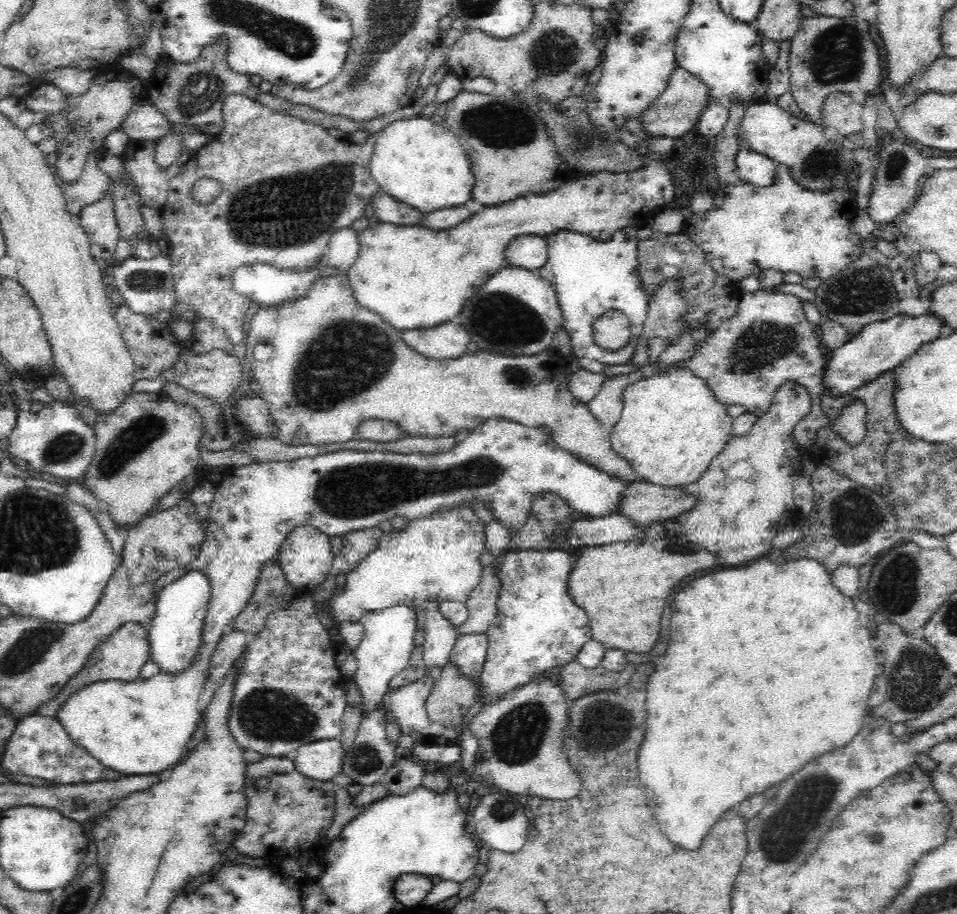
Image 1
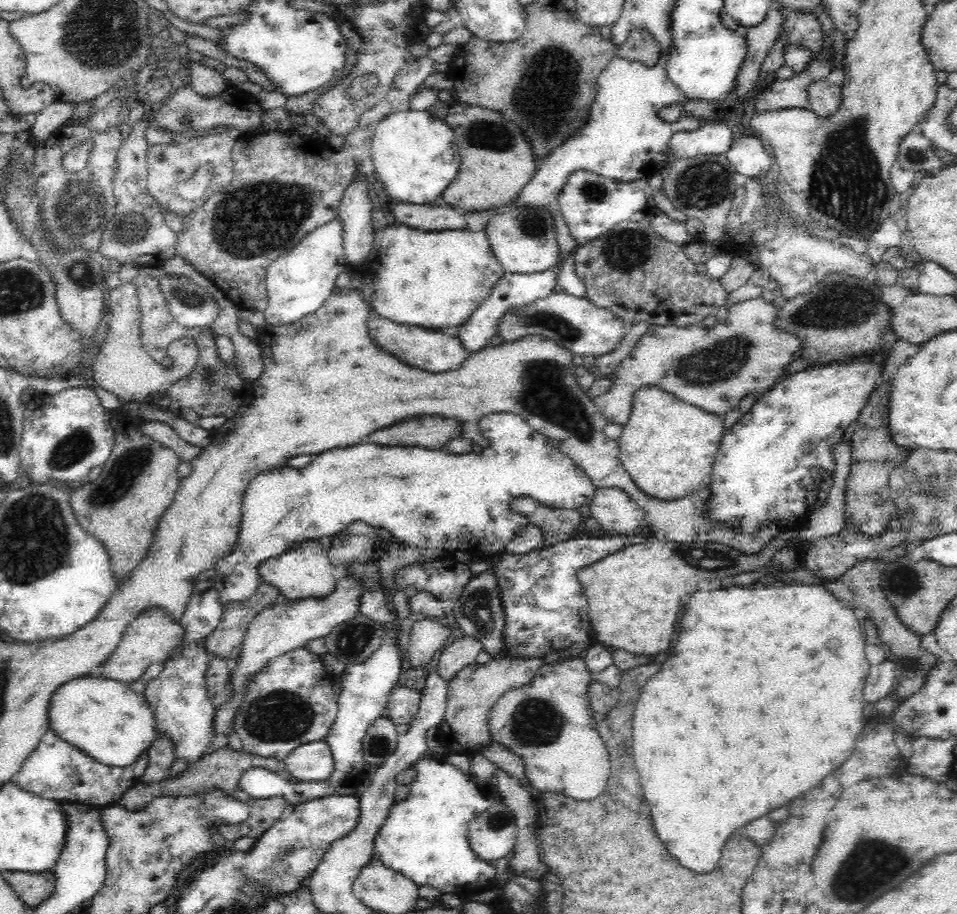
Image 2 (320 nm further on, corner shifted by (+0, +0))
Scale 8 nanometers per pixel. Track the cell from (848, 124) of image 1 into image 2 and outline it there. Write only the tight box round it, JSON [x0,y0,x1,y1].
[807,79,842,119]

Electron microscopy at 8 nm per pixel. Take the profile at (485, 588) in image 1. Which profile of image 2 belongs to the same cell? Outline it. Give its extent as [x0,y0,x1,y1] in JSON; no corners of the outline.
[437,636,482,682]

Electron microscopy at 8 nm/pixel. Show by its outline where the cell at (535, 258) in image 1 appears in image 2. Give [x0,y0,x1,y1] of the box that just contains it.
[485,208,560,274]

